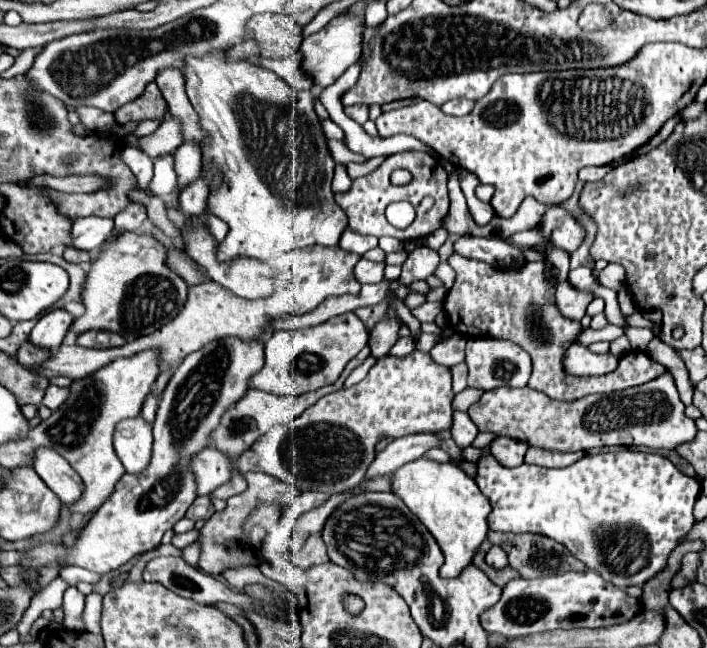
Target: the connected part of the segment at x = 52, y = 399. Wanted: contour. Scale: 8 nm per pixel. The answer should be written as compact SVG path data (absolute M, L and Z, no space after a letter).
M49 385L49 389L45 391L45 397L43 397L43 405L49 407L51 411L55 411L63 405L63 401L67 397L69 397L69 389L59 389L55 385Z

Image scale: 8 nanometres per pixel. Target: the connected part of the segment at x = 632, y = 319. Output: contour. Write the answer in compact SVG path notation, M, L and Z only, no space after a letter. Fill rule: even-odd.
M640 311L626 317L628 326L649 328L654 332L656 337L660 338L660 330L654 328L653 323L645 319Z

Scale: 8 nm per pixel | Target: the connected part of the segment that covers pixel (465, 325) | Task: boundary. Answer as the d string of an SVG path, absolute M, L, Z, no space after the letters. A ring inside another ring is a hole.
M453 253L448 259L455 271L455 283L449 289L443 309L447 313L447 323L455 333L463 337L495 337L509 339L525 349L533 359L533 375L529 387L543 391L545 395L559 401L575 401L589 393L609 393L635 385L643 385L657 375L667 373L663 365L653 361L647 353L631 351L619 360L619 365L611 375L600 377L576 377L565 373L563 359L571 343L583 331L581 323L565 319L557 305L553 303L555 285L545 275L545 263L525 261L519 269L501 269L474 259Z

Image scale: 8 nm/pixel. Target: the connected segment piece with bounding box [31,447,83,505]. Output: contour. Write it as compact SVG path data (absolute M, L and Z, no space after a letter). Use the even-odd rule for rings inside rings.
M49 447L35 449L31 467L45 481L45 485L61 499L61 503L69 505L81 497L81 491L83 491L81 477L75 475L69 463L61 455L57 455L53 449Z

